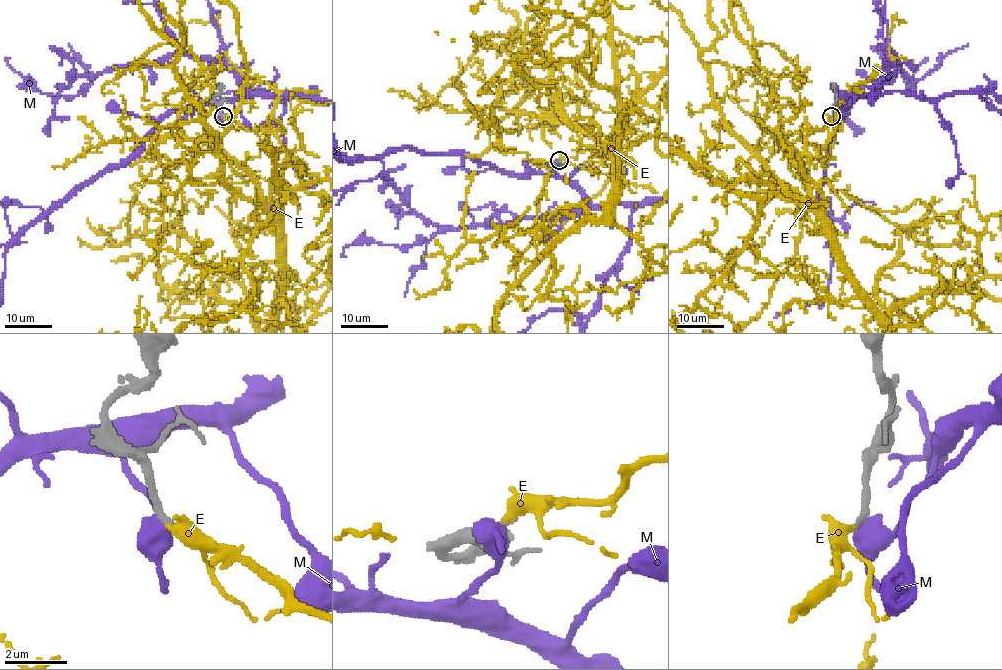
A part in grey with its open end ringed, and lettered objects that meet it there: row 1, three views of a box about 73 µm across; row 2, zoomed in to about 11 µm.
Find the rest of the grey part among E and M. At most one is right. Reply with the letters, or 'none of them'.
E

